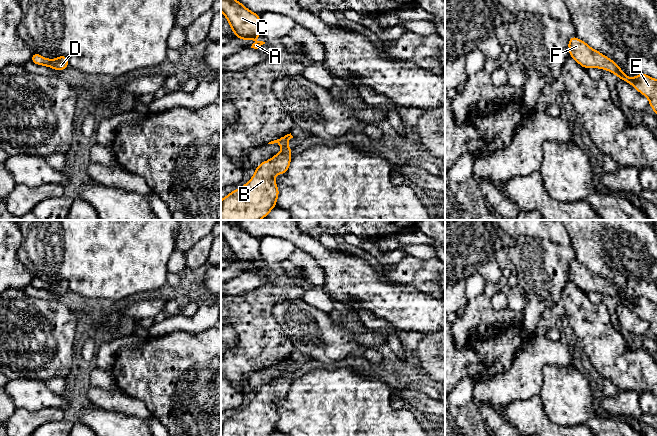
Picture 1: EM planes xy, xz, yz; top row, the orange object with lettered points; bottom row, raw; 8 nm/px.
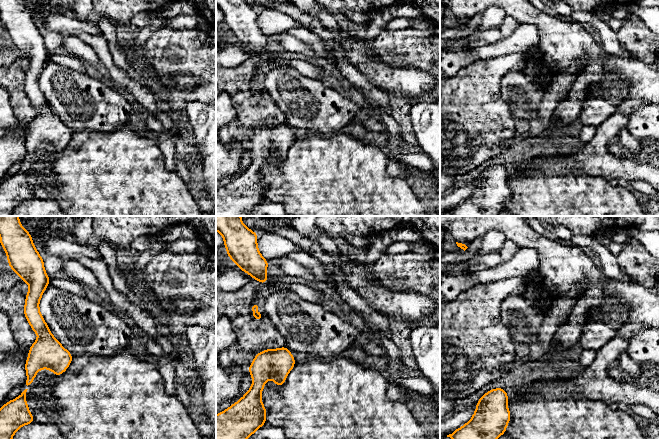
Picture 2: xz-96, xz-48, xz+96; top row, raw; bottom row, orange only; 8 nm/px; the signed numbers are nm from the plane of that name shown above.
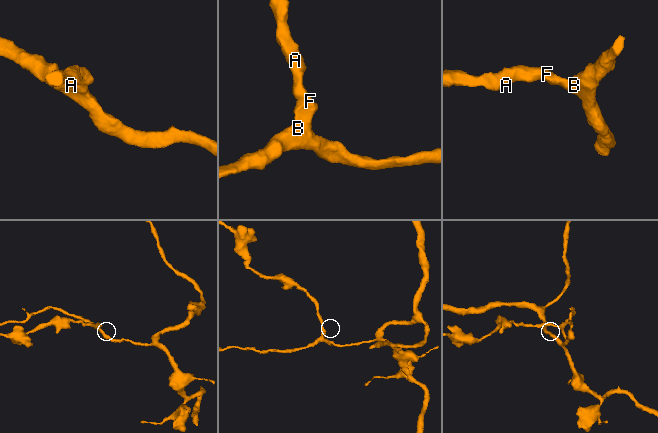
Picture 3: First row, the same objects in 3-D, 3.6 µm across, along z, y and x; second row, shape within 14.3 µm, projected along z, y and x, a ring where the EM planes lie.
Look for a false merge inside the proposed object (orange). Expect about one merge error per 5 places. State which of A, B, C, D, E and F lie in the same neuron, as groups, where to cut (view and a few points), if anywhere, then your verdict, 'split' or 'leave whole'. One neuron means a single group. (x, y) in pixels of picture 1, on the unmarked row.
groups A B C D E F; cut none; leave whole

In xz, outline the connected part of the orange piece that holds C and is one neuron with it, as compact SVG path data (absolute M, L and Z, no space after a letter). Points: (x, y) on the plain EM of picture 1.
M221 220L221 236L241 264L260 261L260 239L248 234L232 220Z

